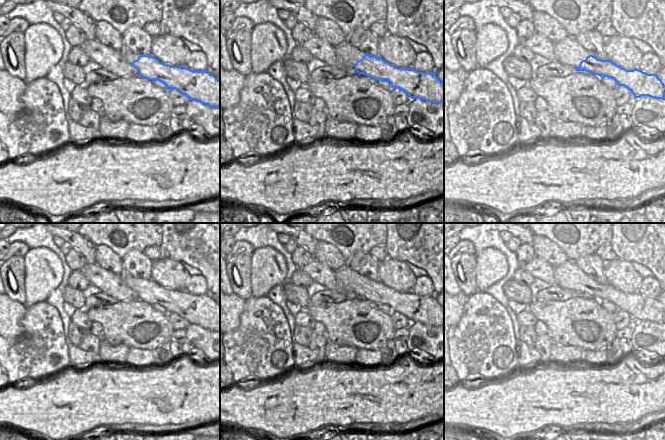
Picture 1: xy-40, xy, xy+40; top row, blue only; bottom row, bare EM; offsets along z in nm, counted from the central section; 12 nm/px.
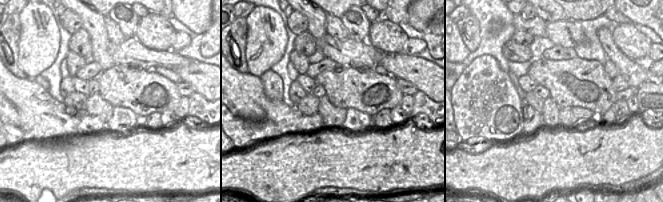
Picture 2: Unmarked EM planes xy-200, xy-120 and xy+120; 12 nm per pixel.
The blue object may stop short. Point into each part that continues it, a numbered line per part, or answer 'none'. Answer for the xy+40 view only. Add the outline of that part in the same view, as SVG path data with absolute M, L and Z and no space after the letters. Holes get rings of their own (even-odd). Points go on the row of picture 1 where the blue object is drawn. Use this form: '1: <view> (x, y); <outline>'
1: xy+40 (568, 51); M567 36L562 39L560 42L554 43L554 52L555 52L555 60L565 64L567 66L579 67L579 64L582 60L585 60L587 56L593 55L586 49L584 49L573 36ZM593 55L595 56L595 55ZM595 56L596 57L596 56Z

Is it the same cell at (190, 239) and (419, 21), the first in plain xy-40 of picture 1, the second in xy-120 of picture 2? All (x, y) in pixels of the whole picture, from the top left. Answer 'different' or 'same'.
different

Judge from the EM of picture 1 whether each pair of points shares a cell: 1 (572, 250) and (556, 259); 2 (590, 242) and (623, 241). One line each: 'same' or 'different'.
1: different
2: different

